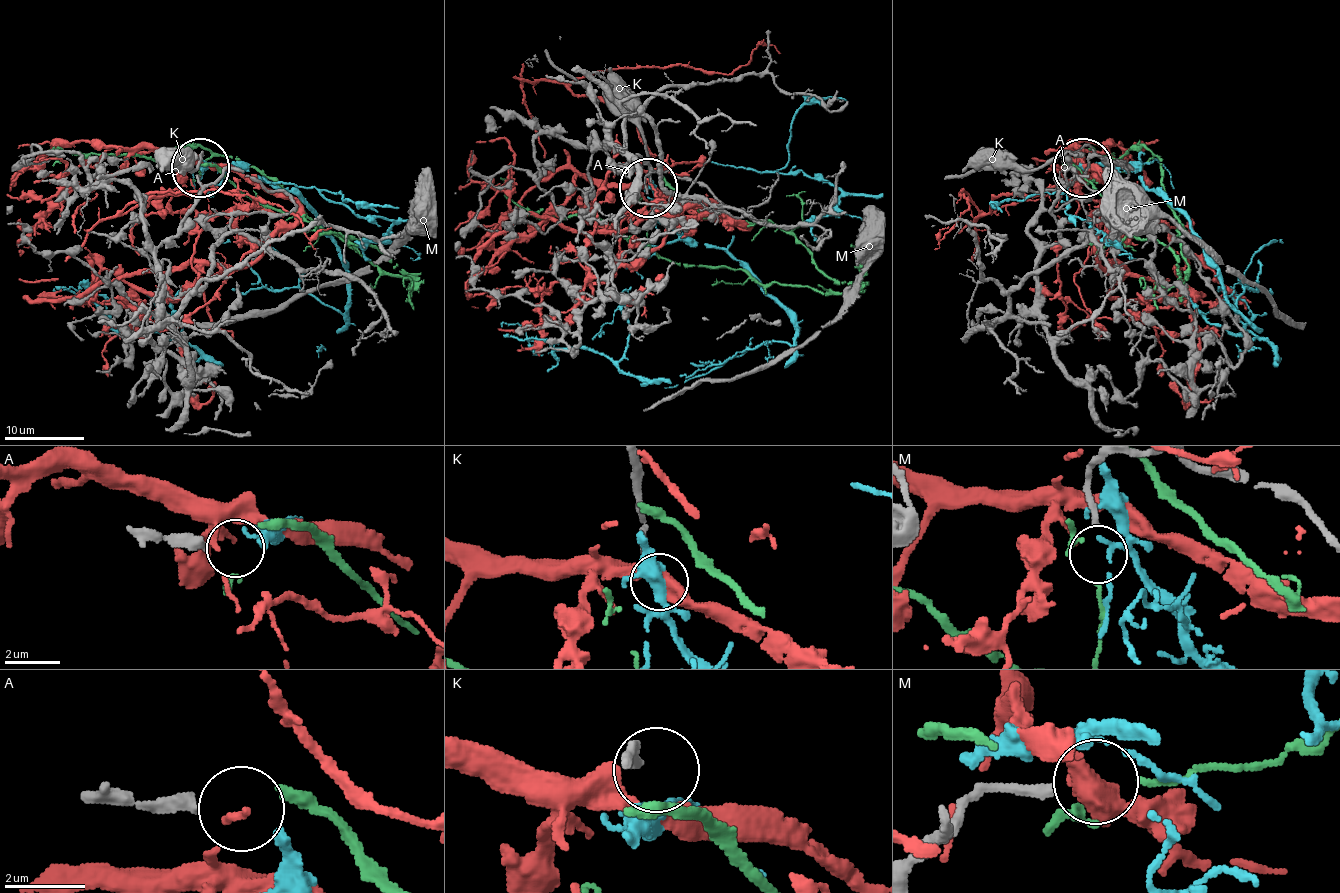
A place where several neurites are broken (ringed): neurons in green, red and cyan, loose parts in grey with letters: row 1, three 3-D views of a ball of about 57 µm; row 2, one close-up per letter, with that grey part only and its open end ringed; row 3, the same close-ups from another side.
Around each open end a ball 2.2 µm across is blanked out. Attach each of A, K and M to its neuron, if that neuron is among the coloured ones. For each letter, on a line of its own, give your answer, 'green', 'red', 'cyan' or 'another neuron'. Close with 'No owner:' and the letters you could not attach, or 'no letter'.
A: cyan
K: another neuron
M: another neuron
No owner: K, M

